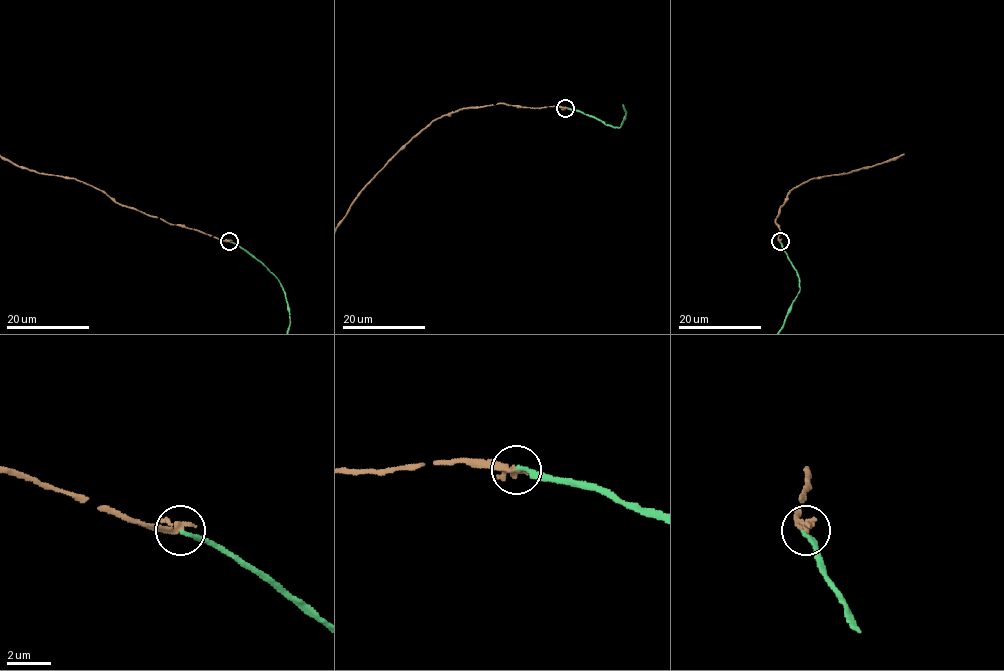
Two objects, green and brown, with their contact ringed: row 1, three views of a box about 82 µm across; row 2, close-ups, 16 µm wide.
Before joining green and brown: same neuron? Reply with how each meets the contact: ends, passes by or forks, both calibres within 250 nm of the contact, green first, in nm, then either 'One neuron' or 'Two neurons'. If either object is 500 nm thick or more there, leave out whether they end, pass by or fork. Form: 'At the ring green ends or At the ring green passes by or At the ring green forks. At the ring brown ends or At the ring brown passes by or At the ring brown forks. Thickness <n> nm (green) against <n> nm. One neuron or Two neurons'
At the ring green ends. At the ring brown ends. Thickness 160 nm (green) against 340 nm. One neuron

